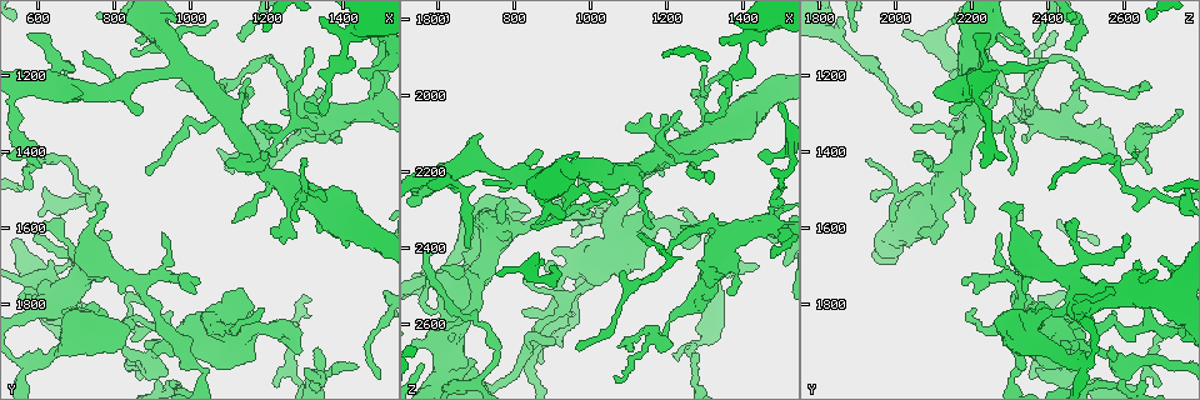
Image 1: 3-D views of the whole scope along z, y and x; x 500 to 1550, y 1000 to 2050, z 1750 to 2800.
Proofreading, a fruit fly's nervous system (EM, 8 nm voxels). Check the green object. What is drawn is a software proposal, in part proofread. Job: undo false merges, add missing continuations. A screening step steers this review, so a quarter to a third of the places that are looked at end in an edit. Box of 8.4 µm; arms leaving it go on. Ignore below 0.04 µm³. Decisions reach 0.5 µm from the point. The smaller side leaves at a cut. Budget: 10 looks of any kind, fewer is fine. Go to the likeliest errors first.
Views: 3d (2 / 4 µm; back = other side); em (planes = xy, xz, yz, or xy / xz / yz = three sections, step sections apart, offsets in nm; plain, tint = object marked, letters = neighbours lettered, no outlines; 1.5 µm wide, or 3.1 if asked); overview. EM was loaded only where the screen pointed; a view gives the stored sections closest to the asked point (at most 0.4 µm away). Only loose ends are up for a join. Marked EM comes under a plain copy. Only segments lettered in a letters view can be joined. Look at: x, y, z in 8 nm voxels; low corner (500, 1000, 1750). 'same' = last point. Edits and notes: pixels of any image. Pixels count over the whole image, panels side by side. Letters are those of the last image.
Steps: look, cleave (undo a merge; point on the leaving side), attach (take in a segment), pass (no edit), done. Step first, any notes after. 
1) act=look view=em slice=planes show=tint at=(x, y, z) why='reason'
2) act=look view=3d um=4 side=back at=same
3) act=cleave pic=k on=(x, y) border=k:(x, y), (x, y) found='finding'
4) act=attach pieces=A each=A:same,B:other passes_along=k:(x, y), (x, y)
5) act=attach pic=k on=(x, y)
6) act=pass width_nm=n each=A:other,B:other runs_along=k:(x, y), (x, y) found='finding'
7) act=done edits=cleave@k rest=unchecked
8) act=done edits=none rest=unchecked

act=look view=em slice=yz step=4 show=tint at=(1165, 1805, 2330) why='thick end'

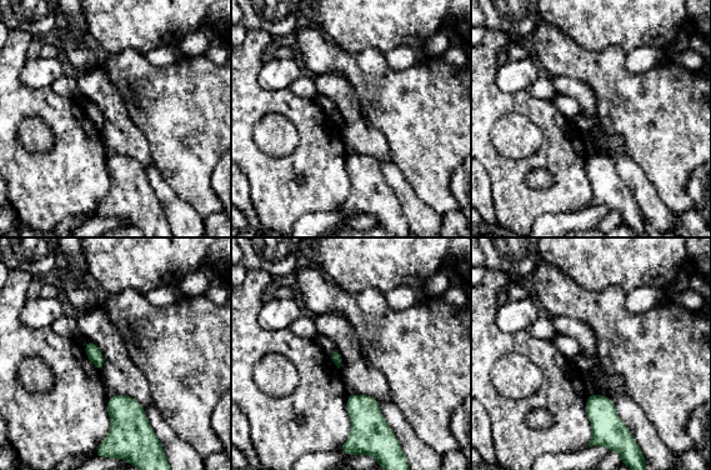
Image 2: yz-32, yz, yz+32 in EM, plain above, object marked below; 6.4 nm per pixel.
act=look view=em slice=xz step=8 show=letters at=same why='cut it another way'

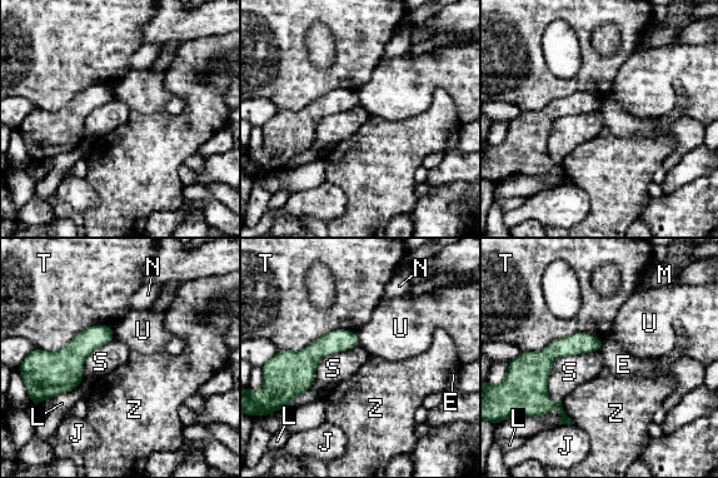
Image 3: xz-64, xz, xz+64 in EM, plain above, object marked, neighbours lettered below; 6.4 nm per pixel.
act=pass each=E:other,J:other,L:other,M:other,N:other,S:other,T:other,U:other,Z:other found='none of them fits'

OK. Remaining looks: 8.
act=look view=em slice=planes show=letters at=(610, 1955, 2455) why='closes a loop'

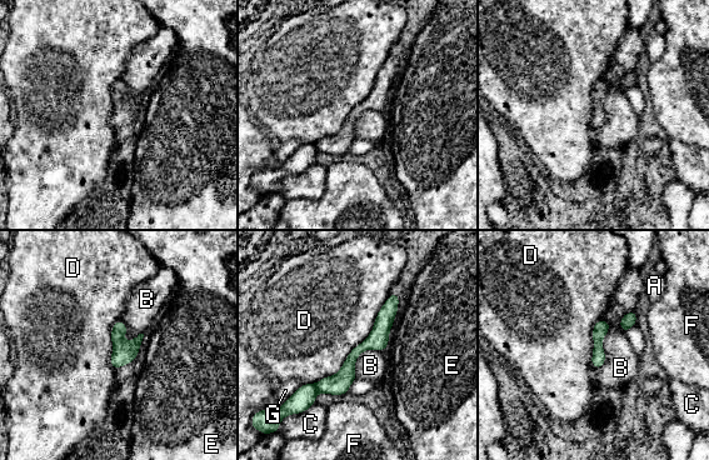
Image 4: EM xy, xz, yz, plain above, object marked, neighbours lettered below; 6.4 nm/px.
act=cleave pic=4 on=(338, 384) width_nm=90 longest_contact=D:850nm each=A:other,B:other,C:other,D:other,E:other,F:other,G:other found='a second neuron is stuck on'

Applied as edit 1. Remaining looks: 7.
act=look view=overview why='see it whole again'

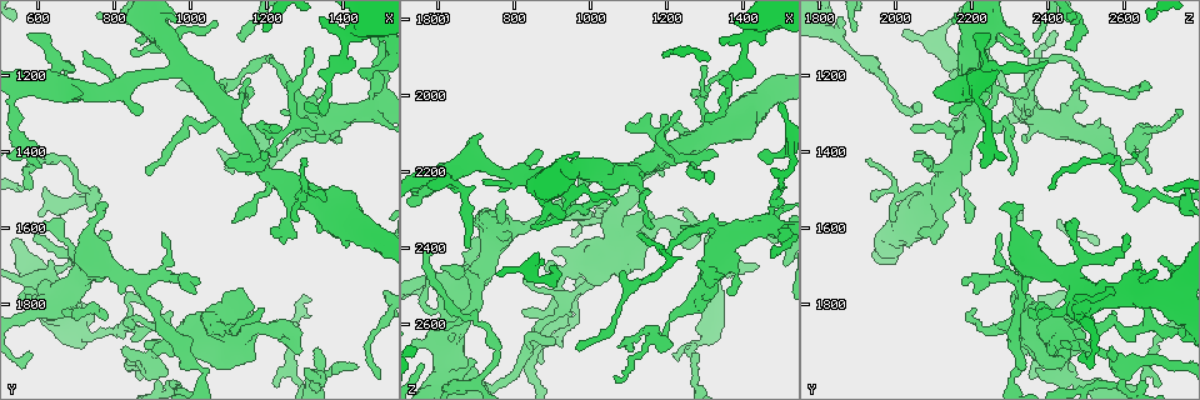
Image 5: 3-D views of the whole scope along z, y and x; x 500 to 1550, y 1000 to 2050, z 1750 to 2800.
act=look view=em slice=planes show=letters at=(1475, 1280, 2330) why='a narrow waist'

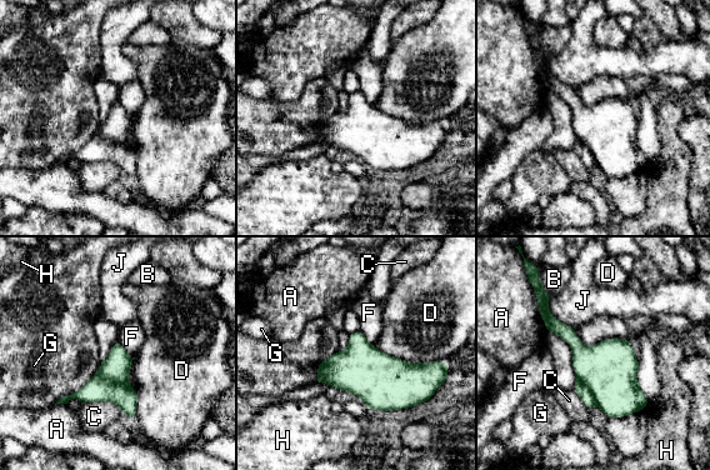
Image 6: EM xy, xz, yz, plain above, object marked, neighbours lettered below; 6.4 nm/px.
act=pass each=A:other,B:other,C:other,D:other,F:other,G:other,H:other,J:other border=6:(375, 345), (414, 363), (441, 361) found='one neuron here'

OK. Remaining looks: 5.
act=look view=3d um=4 at=(1015, 1885, 2470) why='two arms at a narrow angle'

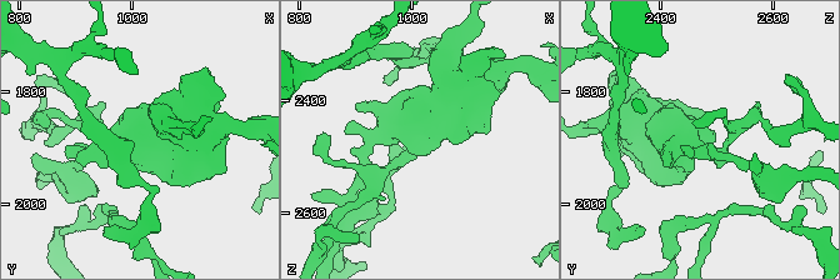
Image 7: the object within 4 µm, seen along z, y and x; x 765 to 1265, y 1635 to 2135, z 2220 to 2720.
act=look view=em slice=xy step=8 show=letters at=(1015, 1885, 2475)

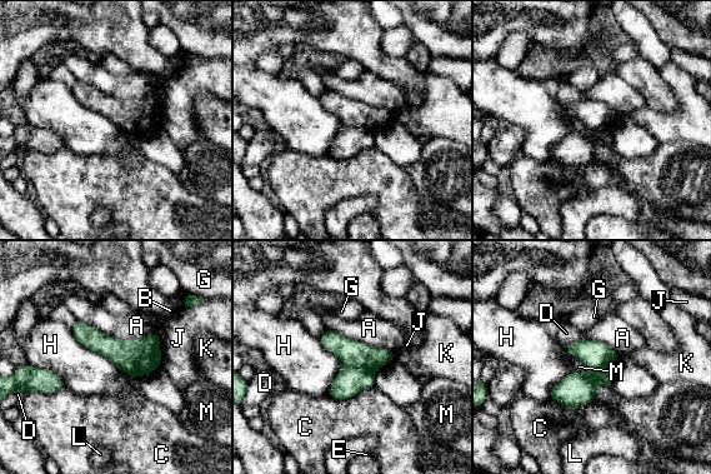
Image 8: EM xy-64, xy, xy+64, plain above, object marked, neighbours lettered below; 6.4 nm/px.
act=cleave pic=8 on=(356, 354) each=A:other,B:other,C:other,D:other,E:other,G:other,H:other,J:other,K:other,L:other,M:other found='two neurons meet here'

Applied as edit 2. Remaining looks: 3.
act=done edits=cleave@4,cleave@8 rest=unchecked

